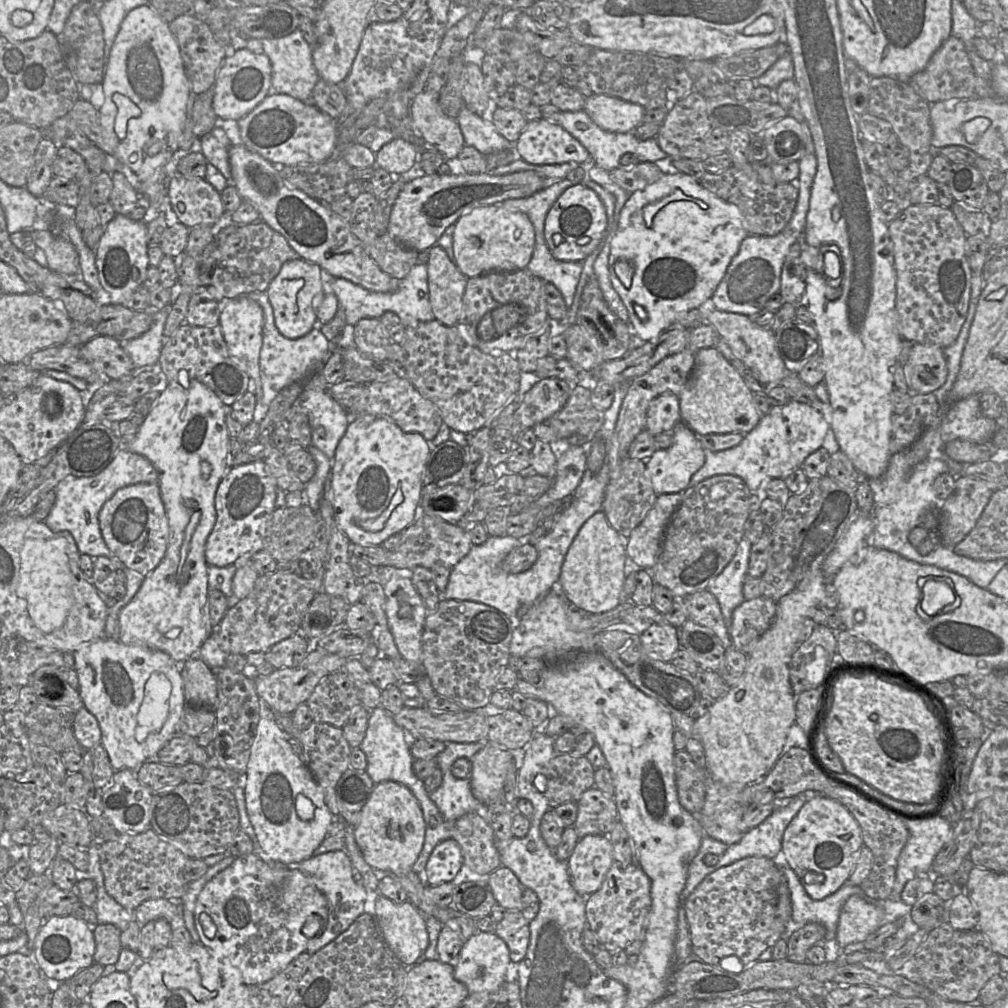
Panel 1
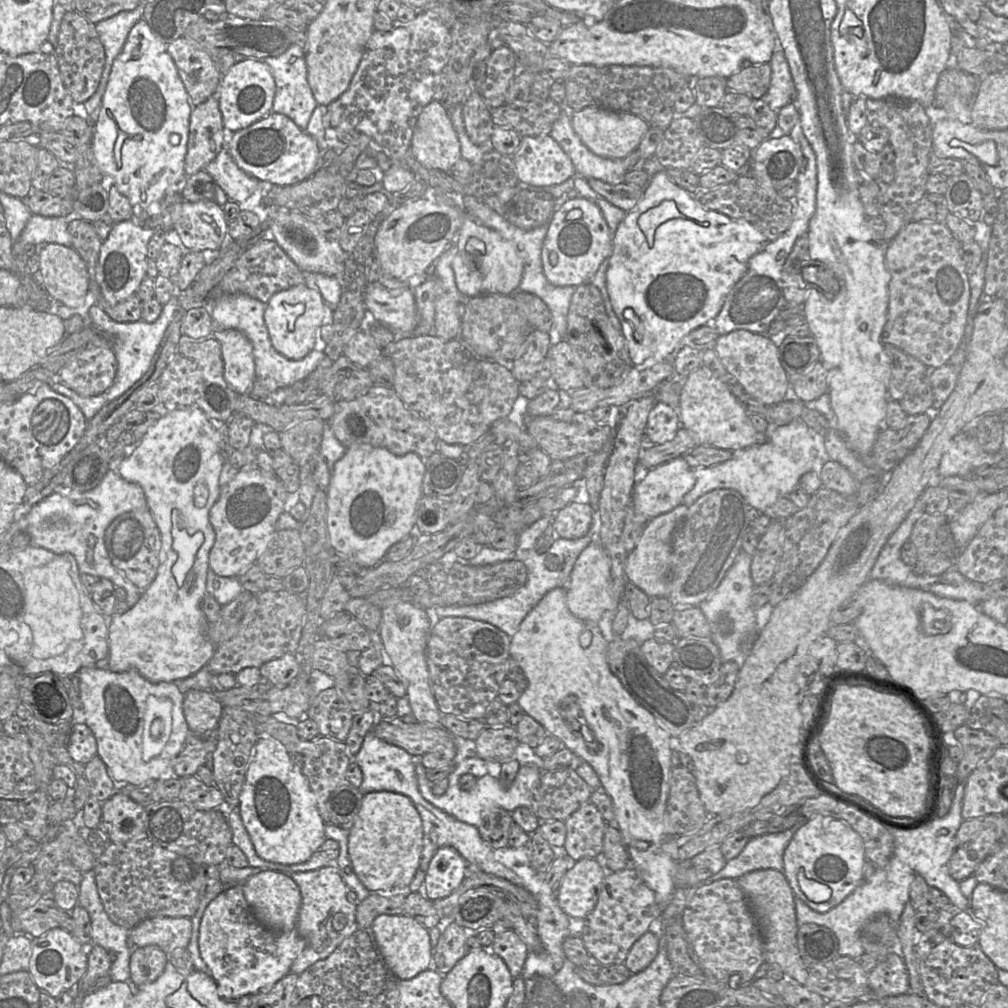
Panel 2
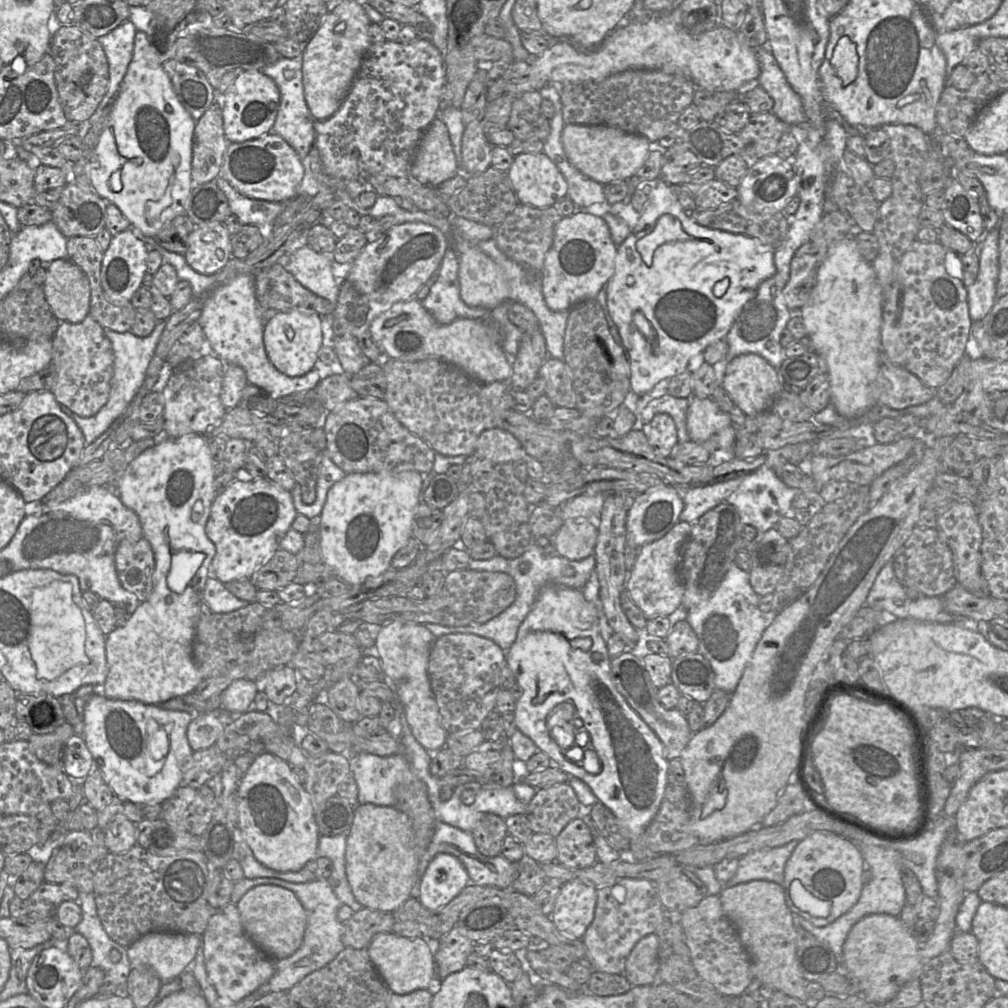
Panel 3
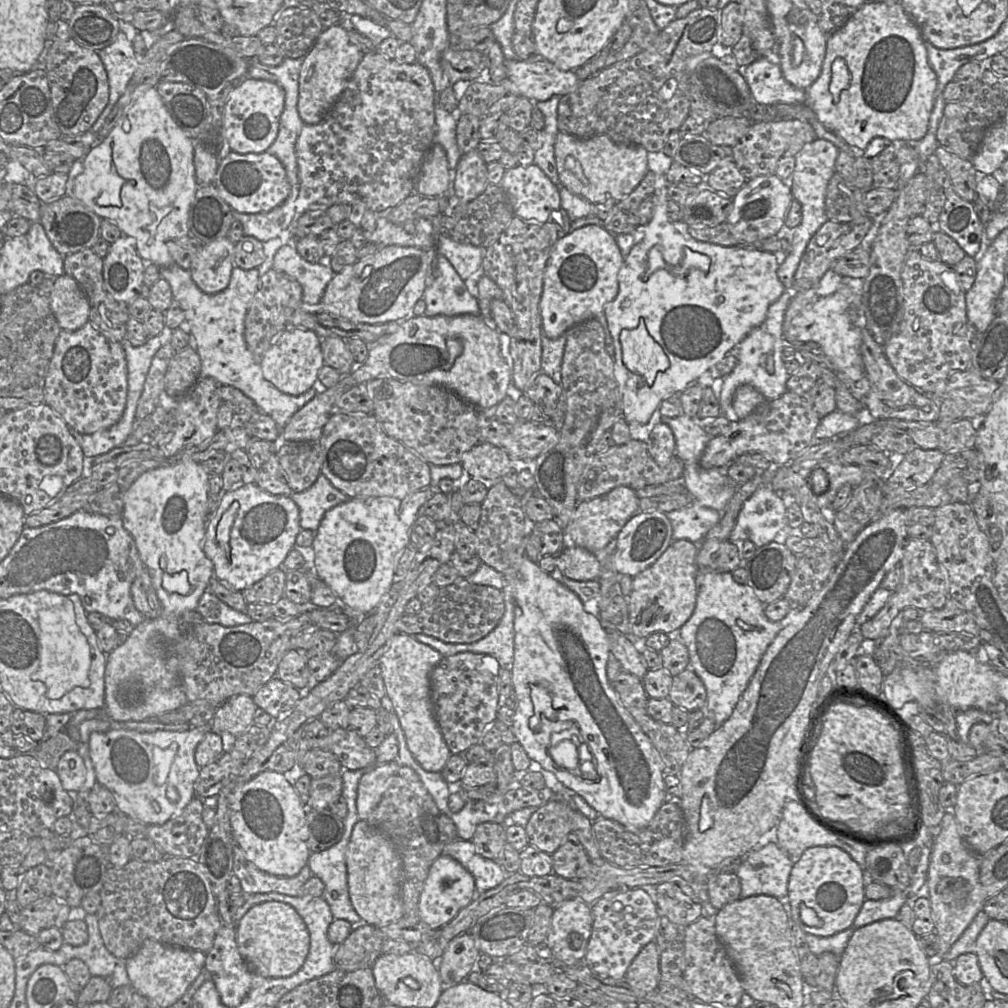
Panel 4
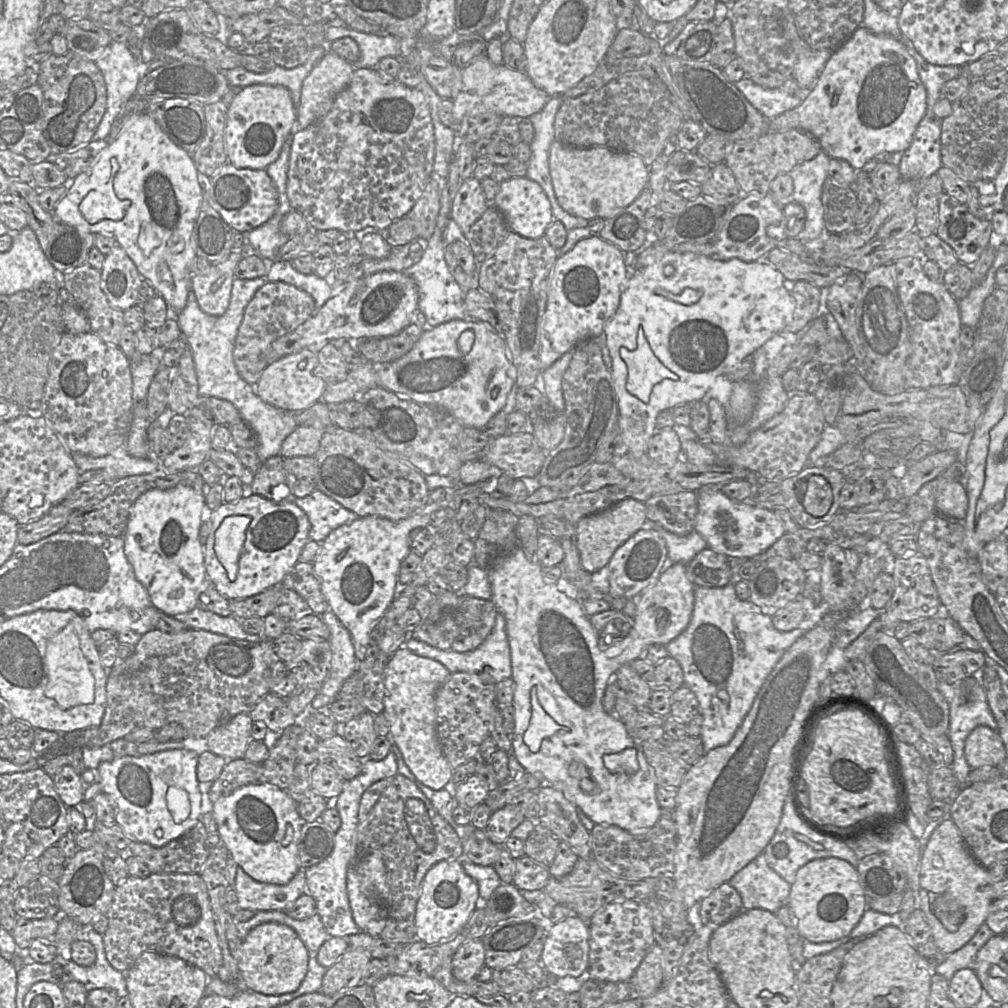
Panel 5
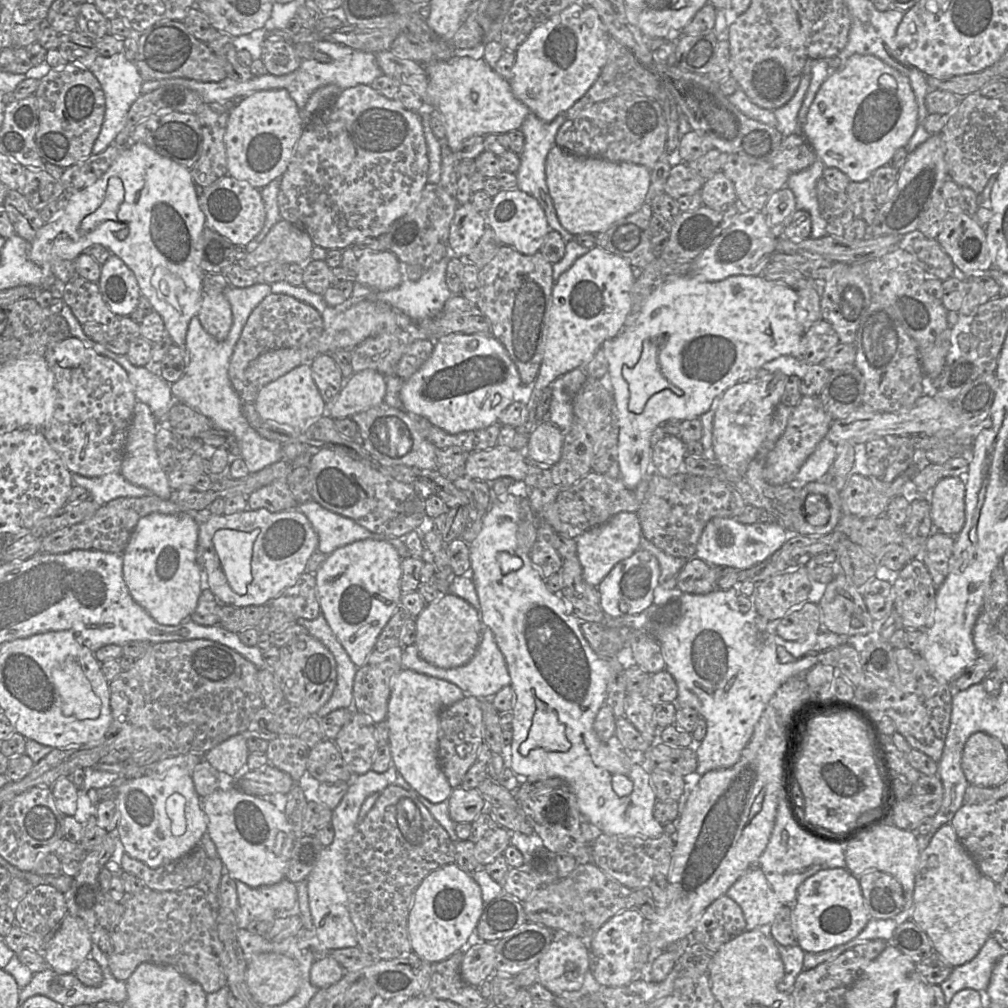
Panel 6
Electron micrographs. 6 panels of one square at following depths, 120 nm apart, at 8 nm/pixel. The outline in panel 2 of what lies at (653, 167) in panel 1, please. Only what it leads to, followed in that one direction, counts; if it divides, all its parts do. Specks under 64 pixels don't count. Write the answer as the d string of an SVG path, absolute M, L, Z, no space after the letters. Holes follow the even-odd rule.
M592 178L588 179L588 183L600 196L625 212L629 212L635 207L646 189L646 187L629 184L626 181L609 184Z

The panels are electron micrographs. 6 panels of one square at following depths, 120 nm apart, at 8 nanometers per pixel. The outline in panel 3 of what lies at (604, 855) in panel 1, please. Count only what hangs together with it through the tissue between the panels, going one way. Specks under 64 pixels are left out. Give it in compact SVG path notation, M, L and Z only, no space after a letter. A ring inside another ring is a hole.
M580 880L560 886L551 919L569 940L582 940L595 916L597 888Z

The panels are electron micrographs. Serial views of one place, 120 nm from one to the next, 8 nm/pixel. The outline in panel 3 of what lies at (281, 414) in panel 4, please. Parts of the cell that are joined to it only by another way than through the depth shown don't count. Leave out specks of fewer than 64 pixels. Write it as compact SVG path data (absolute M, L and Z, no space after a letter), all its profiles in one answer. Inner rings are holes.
M154 239L145 240L148 241L148 250L158 250L162 255L163 263L174 266L179 280L190 283L193 297L205 296L203 310L198 321L204 331L207 346L224 364L242 367L248 383L264 389L274 399L296 392L307 392L318 384L320 372L316 368L302 376L289 377L278 371L270 362L264 346L264 322L259 312L253 274L237 276L226 284L219 283L217 274L202 275L191 268L184 255L165 250Z

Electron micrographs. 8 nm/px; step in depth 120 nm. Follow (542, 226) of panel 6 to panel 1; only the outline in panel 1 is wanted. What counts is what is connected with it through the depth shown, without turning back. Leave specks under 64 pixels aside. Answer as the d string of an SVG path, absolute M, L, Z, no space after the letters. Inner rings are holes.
M546 118L526 124L514 144L519 158L532 165L555 165L569 162L587 163L588 151L563 127Z

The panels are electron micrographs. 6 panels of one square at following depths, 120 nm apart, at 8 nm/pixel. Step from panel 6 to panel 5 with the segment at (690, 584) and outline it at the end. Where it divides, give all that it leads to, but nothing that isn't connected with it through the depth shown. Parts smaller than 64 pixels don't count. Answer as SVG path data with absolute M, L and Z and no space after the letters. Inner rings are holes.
M706 547L688 563L686 574L695 587L723 587L731 582L733 569L729 557Z

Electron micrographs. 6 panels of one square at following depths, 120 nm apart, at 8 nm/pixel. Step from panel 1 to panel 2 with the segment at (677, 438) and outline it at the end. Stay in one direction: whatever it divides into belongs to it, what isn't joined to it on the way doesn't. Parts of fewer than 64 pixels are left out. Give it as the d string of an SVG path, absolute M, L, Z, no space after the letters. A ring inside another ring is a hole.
M675 458L648 470L645 478L635 484L631 505L638 515L650 520L680 505L695 481L695 470L689 466L685 458Z

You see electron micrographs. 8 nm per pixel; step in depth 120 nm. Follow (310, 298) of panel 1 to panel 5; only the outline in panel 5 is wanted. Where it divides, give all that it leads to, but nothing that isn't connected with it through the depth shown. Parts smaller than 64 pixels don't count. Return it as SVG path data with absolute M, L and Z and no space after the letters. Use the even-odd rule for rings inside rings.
M309 349L287 355L268 364L256 384L256 394L265 402L285 410L303 411L322 400L326 383L315 375L318 365L316 352Z

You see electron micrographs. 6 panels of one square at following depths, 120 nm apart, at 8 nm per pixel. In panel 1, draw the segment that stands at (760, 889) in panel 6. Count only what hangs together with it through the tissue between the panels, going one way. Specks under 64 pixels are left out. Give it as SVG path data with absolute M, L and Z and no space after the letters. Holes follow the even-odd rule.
M804 792L793 797L786 805L776 807L763 822L746 832L738 842L728 845L716 864L716 870L749 856L774 859L782 850L782 838L788 824L804 803L815 795L814 792Z

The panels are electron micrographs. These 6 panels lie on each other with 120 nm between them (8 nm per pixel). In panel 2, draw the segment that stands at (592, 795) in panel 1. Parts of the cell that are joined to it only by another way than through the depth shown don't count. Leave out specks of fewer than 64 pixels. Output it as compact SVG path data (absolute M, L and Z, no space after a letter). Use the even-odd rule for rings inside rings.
M587 801L575 810L566 820L566 838L562 847L571 859L597 858L603 849L606 827L596 806Z

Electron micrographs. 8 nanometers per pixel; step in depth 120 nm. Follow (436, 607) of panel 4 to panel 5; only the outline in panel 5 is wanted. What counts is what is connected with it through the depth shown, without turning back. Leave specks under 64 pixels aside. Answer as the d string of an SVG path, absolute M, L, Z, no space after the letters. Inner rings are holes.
M468 595L459 596L458 605L444 612L434 623L421 623L414 629L411 637L442 650L470 651L477 648L490 635L495 625L497 613L497 607L492 600Z

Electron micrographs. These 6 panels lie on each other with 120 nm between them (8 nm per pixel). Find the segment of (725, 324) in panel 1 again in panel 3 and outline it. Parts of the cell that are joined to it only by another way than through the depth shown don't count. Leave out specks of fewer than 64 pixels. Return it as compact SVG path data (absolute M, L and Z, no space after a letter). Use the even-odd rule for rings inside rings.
M757 354L739 355L727 363L723 388L747 417L755 417L768 410L783 388L786 388L780 369L776 370Z

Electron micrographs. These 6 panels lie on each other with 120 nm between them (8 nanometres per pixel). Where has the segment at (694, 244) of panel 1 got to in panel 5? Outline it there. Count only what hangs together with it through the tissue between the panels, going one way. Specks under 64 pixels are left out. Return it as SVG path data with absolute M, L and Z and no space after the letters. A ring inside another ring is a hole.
M667 252L654 263L634 272L627 280L622 291L619 307L614 316L605 325L607 347L612 358L612 377L619 400L619 427L624 450L635 457L648 454L649 442L656 432L656 420L664 410L673 410L680 404L694 404L707 400L707 393L716 377L729 375L741 362L752 357L755 350L763 346L774 335L783 332L792 321L796 302L791 294L791 287L784 275L765 260L745 262L738 258L727 261L716 260L710 256L692 252Z

